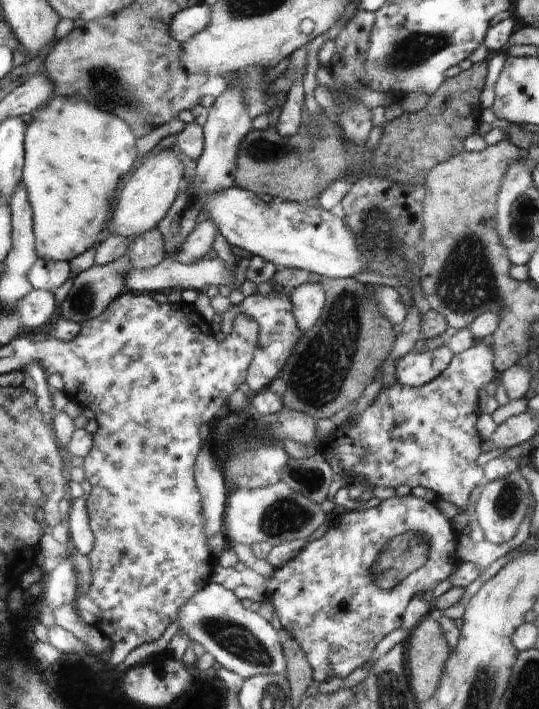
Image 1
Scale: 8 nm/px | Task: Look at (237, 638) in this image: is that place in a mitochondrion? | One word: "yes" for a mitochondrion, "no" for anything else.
yes

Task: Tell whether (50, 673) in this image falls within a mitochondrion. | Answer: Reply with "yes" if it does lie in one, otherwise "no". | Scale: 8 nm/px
no

